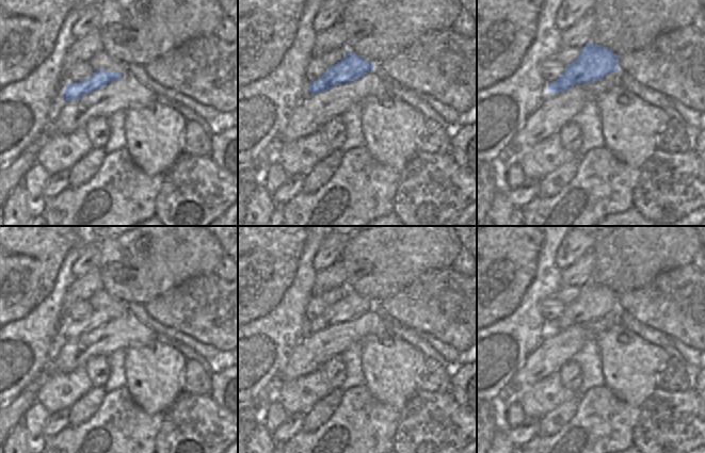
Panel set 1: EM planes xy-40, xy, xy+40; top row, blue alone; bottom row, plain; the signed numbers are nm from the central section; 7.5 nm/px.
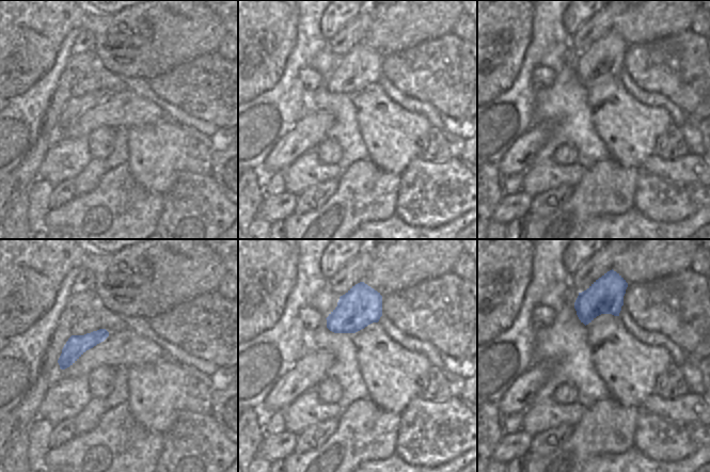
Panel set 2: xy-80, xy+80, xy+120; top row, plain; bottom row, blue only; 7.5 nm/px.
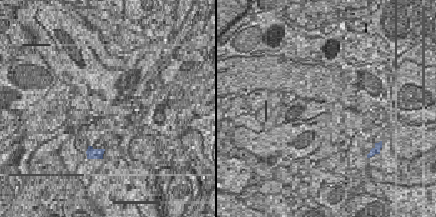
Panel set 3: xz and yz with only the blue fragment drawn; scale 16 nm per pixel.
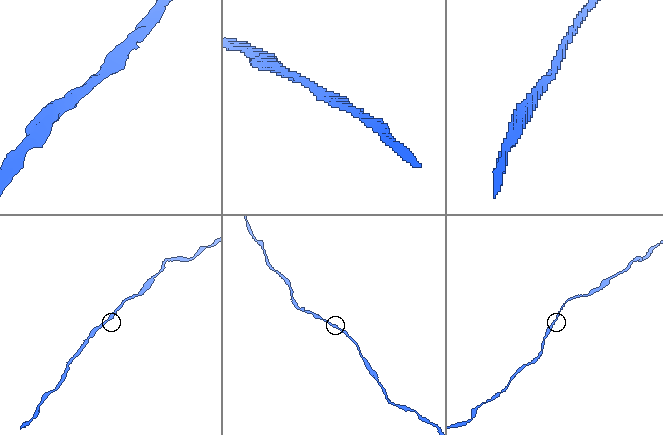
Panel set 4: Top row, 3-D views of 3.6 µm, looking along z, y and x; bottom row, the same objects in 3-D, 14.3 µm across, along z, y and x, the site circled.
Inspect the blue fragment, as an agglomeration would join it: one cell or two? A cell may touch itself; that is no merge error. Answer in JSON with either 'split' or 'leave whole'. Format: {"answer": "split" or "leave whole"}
{"answer": "leave whole"}

